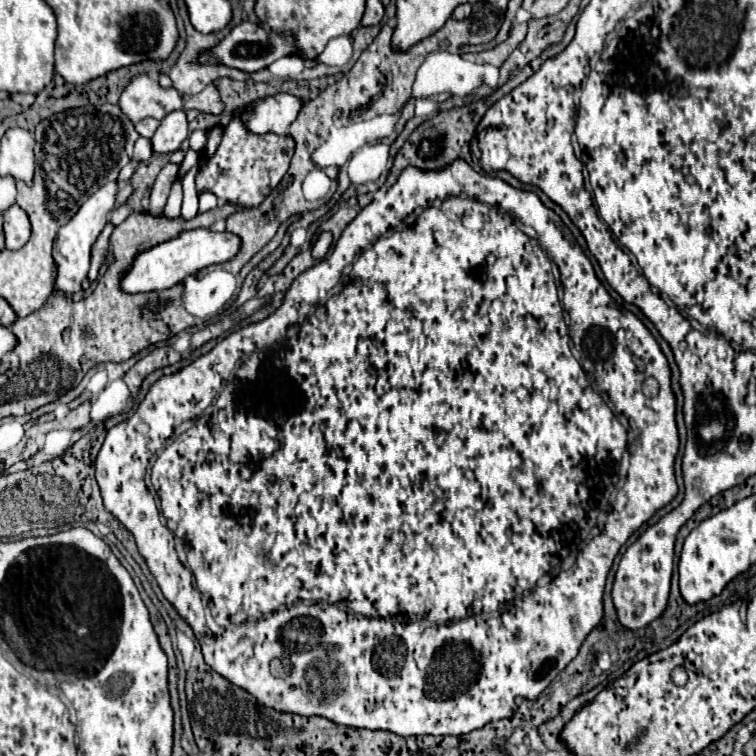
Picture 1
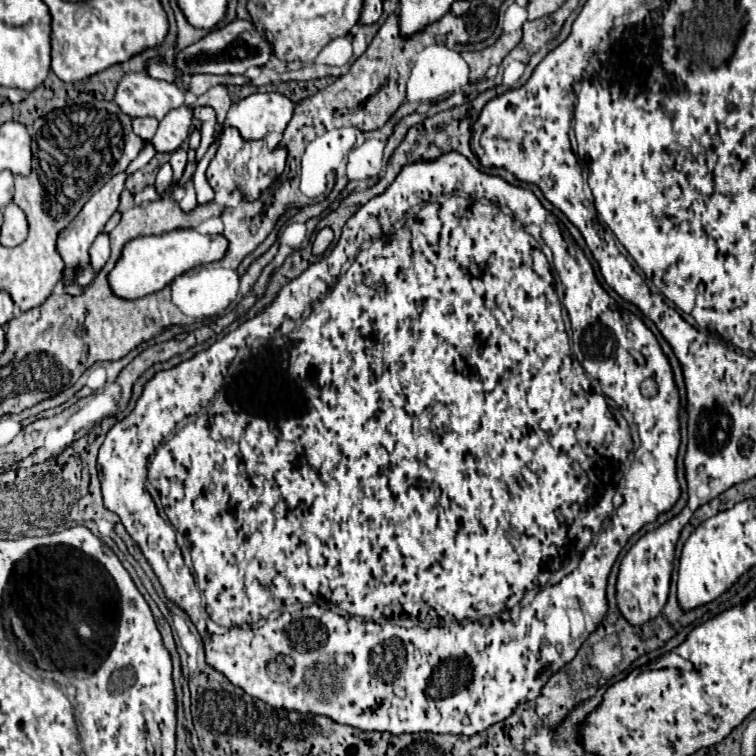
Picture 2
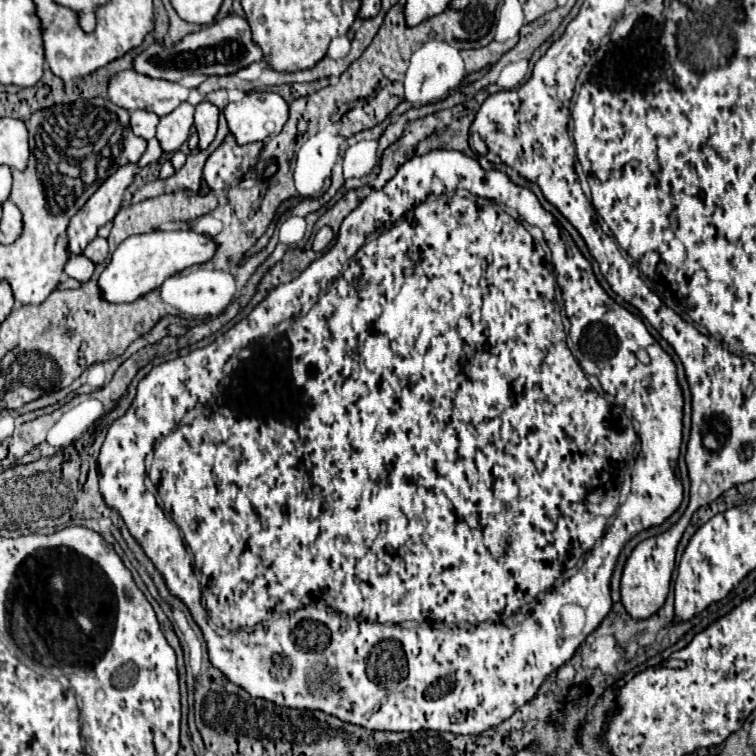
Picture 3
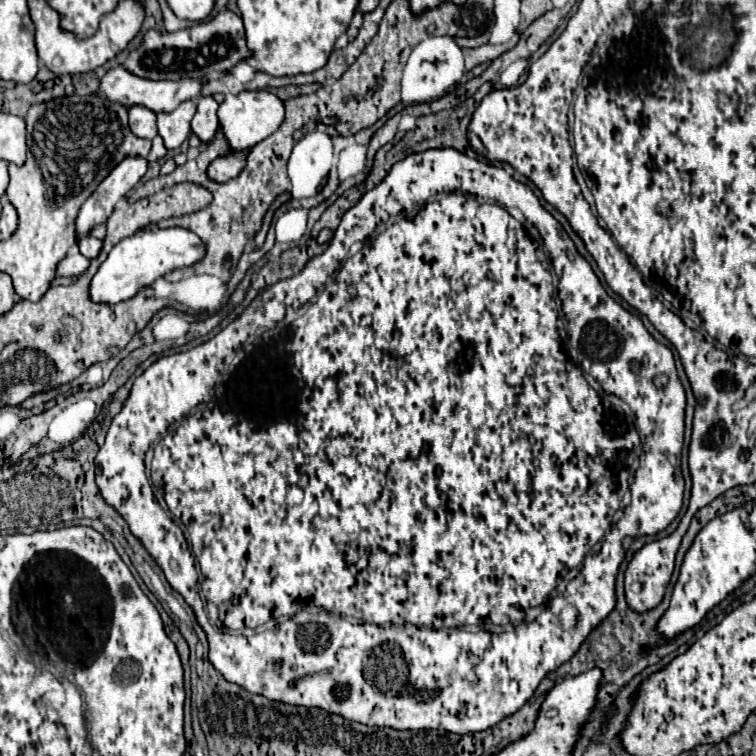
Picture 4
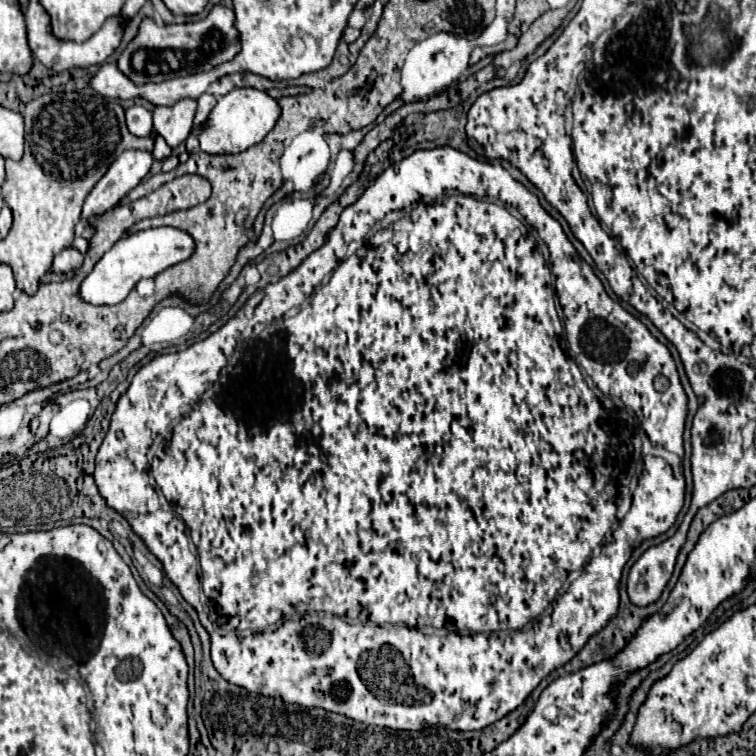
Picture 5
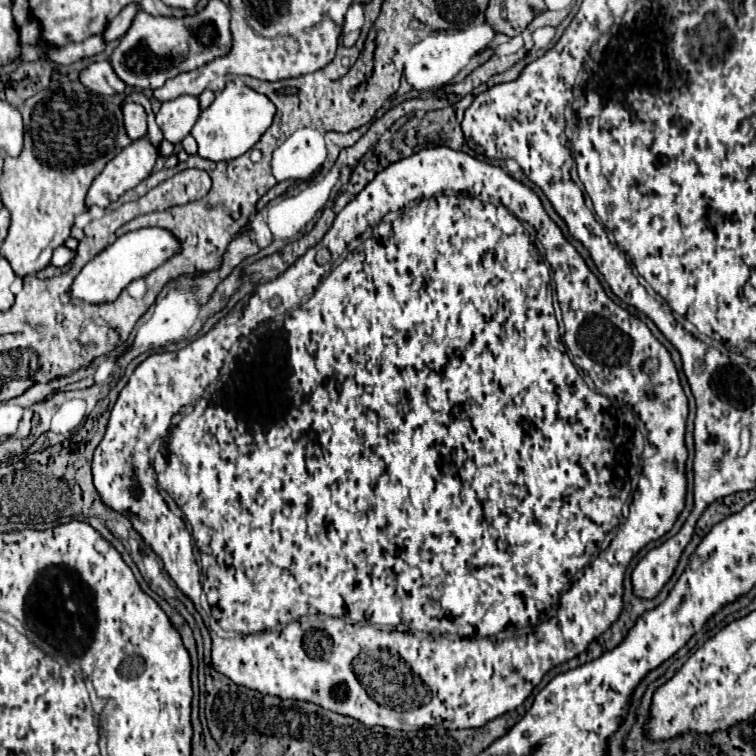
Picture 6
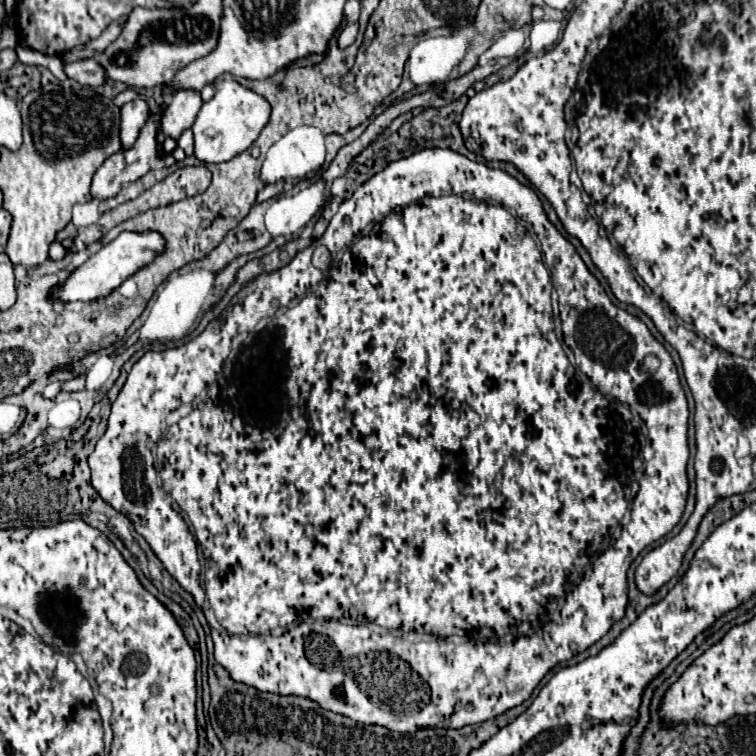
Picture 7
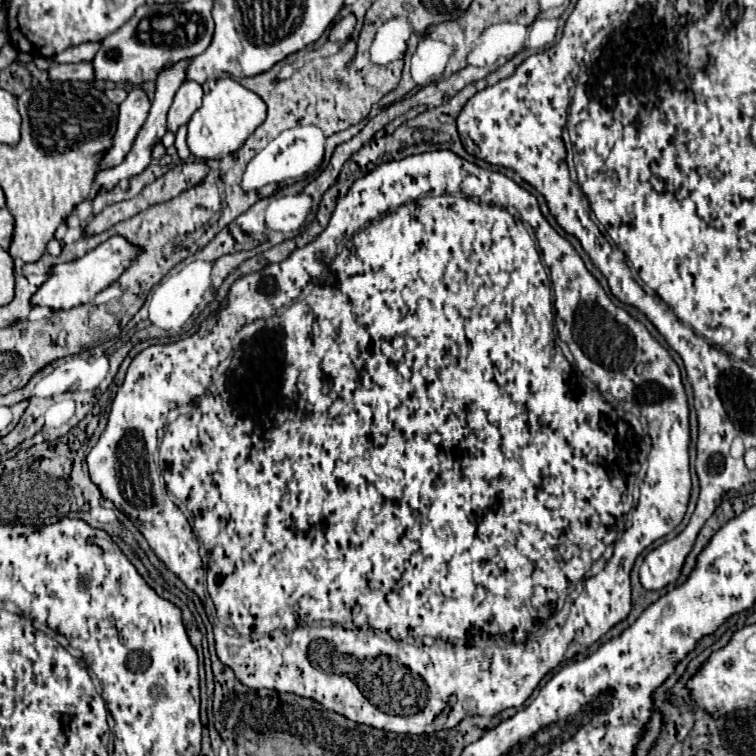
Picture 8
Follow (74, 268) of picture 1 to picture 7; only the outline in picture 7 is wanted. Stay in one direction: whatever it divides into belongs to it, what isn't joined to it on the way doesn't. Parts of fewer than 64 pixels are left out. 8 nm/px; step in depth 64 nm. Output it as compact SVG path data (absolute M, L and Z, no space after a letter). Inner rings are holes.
M164 92L164 94L162 94L162 102L160 102L158 108L150 114L150 118L148 118L148 122L144 124L144 128L140 130L140 136L138 136L138 140L134 142L132 150L122 150L122 152L110 156L110 158L98 168L98 172L94 174L94 180L92 180L92 198L96 198L96 200L112 198L112 196L116 196L116 194L120 192L122 182L134 182L134 180L142 178L142 176L150 170L150 162L156 158L156 150L158 150L156 136L158 136L158 132L162 130L162 128L160 128L160 116L162 116L162 112L164 112L166 102L168 102L170 96L172 96L170 92Z

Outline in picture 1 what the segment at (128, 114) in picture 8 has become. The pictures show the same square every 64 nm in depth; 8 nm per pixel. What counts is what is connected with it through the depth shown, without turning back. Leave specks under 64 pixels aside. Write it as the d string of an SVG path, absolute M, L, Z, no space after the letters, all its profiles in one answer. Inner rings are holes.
M144 118L144 120L136 122L136 124L134 124L134 128L136 128L136 132L138 132L140 136L150 138L150 136L156 132L158 124L160 124L160 122L158 122L158 120L154 120L154 118Z

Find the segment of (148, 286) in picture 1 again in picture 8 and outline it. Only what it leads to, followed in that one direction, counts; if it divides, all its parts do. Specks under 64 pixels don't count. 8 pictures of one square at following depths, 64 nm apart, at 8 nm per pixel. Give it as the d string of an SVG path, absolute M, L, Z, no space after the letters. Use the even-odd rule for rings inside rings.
M112 236L94 250L86 252L82 258L76 258L72 262L54 264L48 272L48 278L44 284L32 294L32 304L42 308L54 308L54 310L68 310L80 304L90 302L100 290L108 288L118 276L122 274L126 262L130 262L136 256L138 248L130 246L122 236Z

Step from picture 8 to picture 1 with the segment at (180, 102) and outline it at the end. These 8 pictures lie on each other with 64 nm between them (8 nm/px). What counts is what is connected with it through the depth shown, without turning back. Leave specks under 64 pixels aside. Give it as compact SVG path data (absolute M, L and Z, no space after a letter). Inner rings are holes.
M184 110L170 112L158 126L156 134L152 136L154 152L172 154L180 148L180 144L188 138L188 120Z

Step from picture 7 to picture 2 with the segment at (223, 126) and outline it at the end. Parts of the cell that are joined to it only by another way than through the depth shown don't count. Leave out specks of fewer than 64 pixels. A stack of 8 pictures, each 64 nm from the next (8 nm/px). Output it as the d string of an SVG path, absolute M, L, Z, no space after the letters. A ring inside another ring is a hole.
M252 94L230 106L226 116L226 126L240 132L244 140L260 140L268 134L282 134L292 118L294 104L278 94Z

